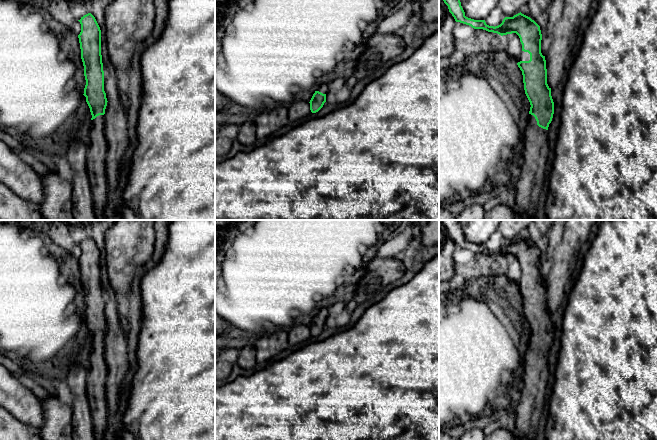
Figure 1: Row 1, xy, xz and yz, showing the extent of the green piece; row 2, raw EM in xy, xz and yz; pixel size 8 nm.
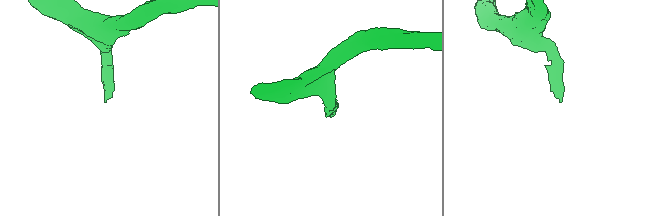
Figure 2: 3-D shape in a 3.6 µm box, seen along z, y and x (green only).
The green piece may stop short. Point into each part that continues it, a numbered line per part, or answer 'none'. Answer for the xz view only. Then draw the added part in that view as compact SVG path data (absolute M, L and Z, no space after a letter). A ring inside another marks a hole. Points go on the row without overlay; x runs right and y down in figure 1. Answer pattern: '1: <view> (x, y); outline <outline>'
1: xz (323, 312); outline M322 308L322 309L317 311L316 315L319 315L323 318L327 318L329 316L328 309L327 308Z

